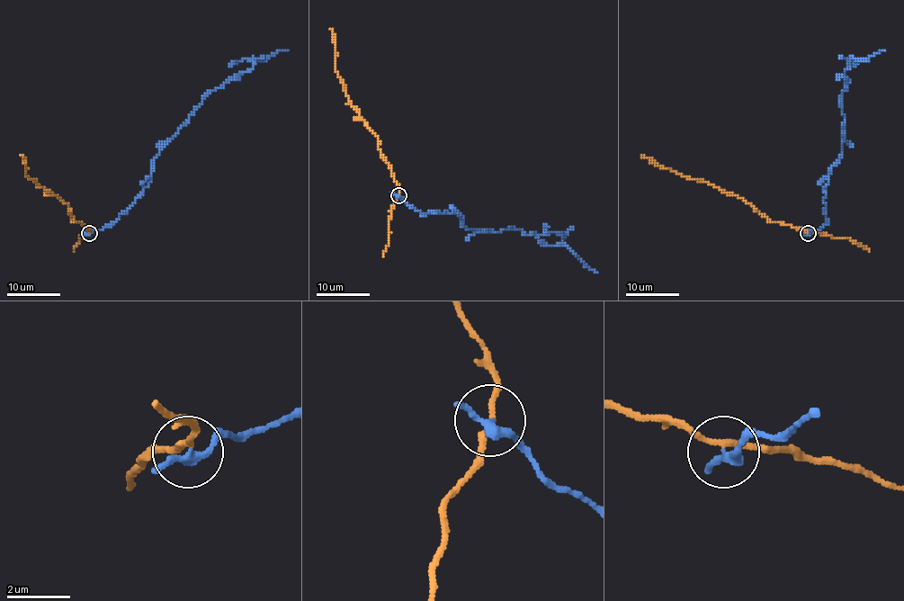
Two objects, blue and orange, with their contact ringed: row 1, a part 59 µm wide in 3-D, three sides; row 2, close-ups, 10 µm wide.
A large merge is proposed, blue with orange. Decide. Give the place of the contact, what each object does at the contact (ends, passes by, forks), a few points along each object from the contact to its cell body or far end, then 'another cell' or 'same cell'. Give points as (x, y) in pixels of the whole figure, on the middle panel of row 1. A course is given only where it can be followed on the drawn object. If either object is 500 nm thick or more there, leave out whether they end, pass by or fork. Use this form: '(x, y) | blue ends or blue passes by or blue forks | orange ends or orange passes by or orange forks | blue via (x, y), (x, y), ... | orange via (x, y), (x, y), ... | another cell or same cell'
(398, 195) | blue passes by | orange passes by | blue via (398, 195), (424, 214), (454, 211), (469, 230), (512, 228), (527, 236), (558, 233), (596, 272) | orange via (398, 195), (397, 182), (379, 148), (376, 135), (350, 103), (336, 74), (333, 28) | another cell

